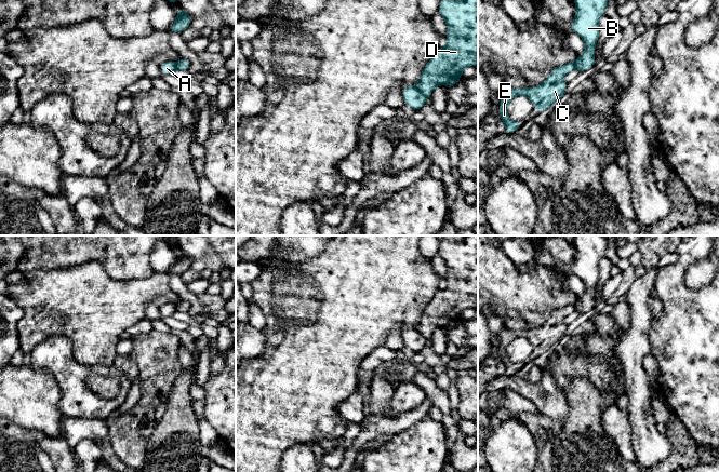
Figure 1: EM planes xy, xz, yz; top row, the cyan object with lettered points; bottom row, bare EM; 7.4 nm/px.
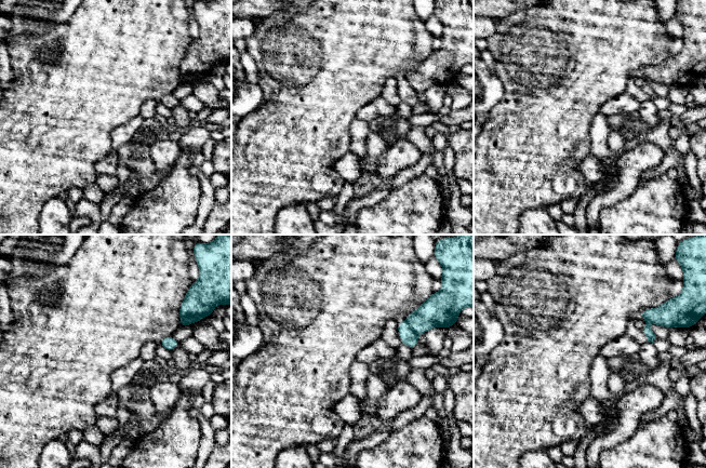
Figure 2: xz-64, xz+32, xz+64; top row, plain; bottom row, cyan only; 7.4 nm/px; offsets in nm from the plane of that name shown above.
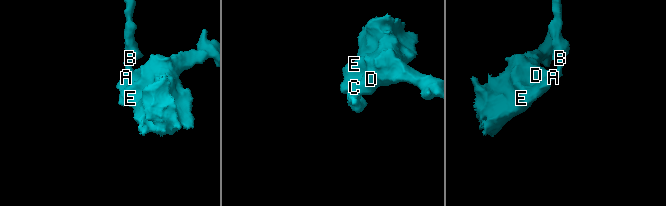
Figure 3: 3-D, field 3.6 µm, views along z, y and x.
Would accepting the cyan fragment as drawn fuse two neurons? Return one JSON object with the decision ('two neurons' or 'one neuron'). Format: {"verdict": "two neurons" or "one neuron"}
{"verdict": "two neurons"}

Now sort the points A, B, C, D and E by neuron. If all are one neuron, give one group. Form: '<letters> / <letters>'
A B / C D E

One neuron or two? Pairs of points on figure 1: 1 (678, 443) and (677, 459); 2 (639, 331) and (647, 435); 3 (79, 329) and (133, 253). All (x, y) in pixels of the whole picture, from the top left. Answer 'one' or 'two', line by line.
1: one
2: one
3: two

